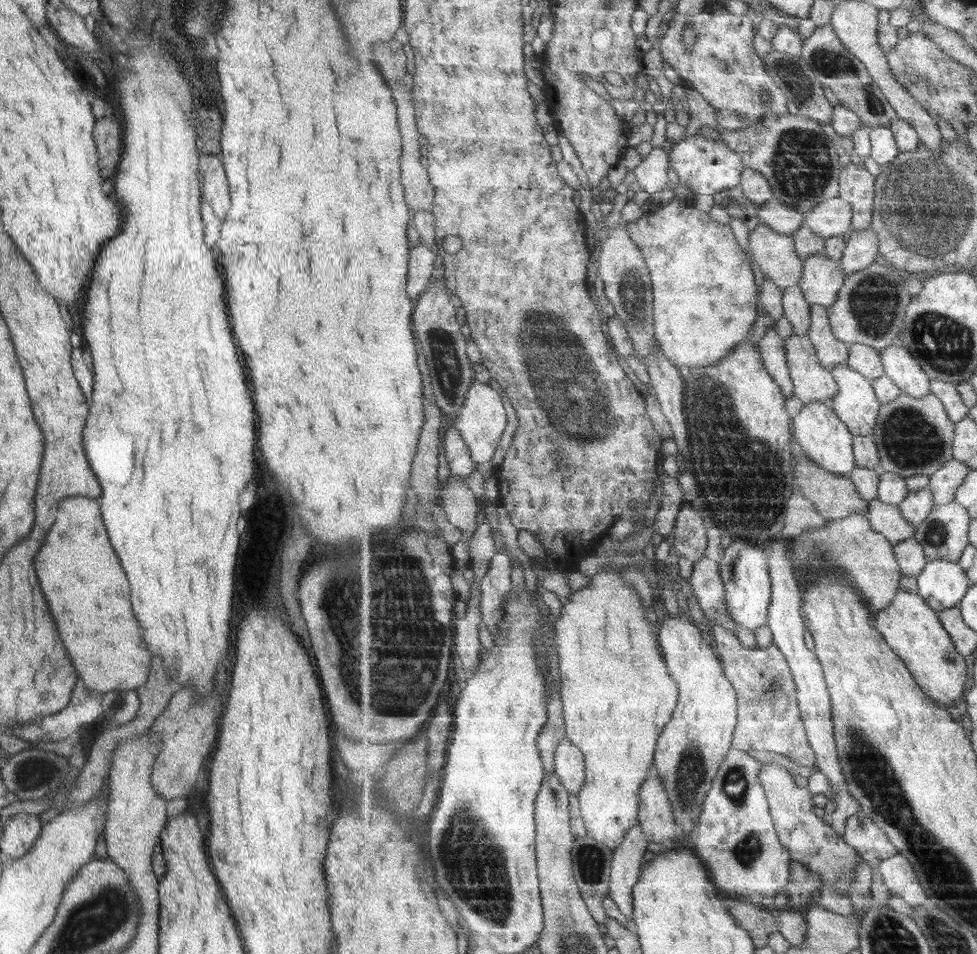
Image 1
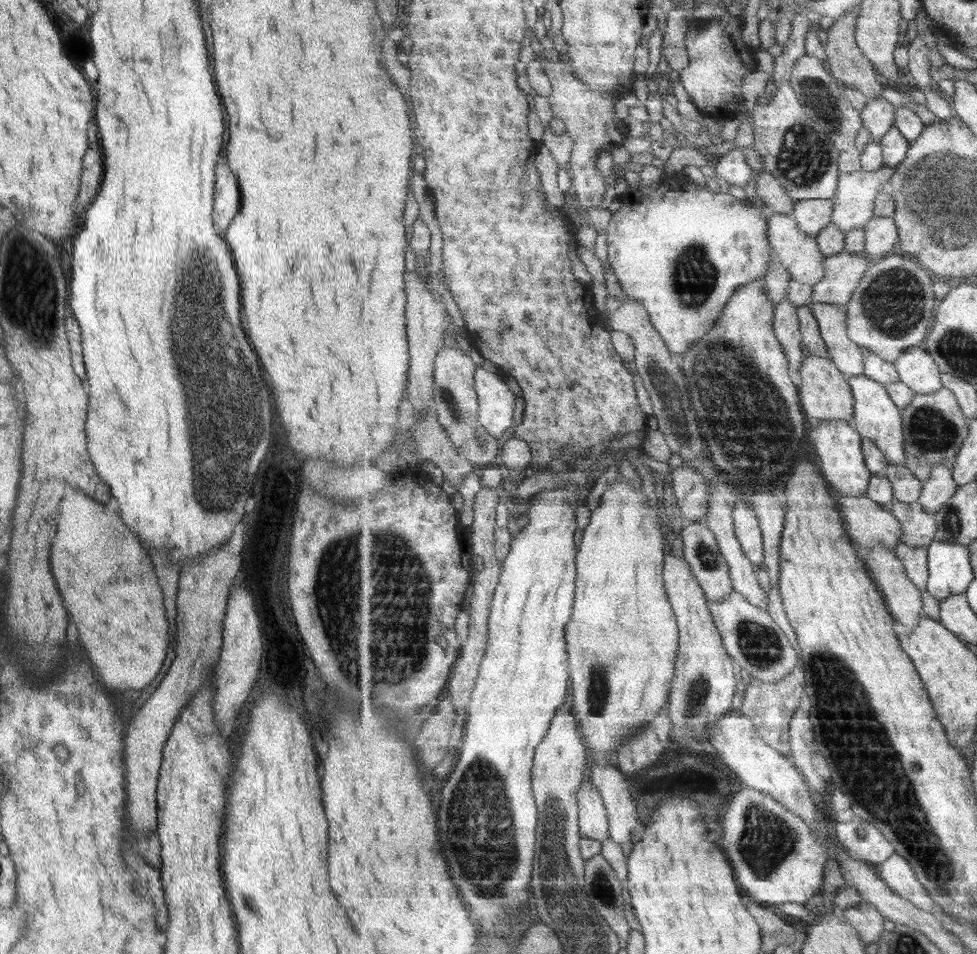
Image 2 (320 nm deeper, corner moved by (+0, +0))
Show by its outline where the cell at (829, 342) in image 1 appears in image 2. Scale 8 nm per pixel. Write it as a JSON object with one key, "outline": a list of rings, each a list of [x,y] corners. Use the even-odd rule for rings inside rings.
{"outline":[[[811,303],[810,308],[818,320],[830,359],[847,377],[864,375],[865,360],[862,347],[847,334],[847,312],[835,304]]]}

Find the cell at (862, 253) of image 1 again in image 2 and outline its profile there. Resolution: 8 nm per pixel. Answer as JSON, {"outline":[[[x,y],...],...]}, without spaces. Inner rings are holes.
{"outline":[[[874,216],[864,229],[867,250],[863,255],[872,263],[899,252],[900,232],[893,217]]]}

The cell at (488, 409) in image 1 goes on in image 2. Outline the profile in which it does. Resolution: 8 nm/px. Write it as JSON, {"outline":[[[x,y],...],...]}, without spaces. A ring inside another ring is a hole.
{"outline":[[[479,366],[475,373],[476,391],[480,404],[480,422],[489,434],[503,440],[505,430],[513,430],[515,394],[493,372]]]}

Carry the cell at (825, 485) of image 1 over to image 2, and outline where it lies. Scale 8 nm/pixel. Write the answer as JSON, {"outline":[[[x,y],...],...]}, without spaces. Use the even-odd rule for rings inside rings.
{"outline":[[[839,493],[838,501],[853,542],[869,549],[884,544],[896,550],[900,545],[902,522],[867,493],[858,497]]]}

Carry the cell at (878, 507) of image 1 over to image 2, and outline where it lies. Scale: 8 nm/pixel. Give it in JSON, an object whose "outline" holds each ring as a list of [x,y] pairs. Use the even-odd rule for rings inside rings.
{"outline":[[[897,501],[891,512],[902,522],[902,542],[914,547],[928,547],[936,537],[938,526],[934,514],[929,514],[917,501],[907,504]]]}

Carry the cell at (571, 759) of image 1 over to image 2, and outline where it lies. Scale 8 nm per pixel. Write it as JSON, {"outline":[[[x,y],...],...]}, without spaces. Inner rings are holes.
{"outline":[[[593,779],[583,781],[578,794],[579,814],[580,814],[580,830],[583,837],[593,840],[599,840],[601,843],[610,838],[609,816],[602,798],[602,792],[595,787]]]}

